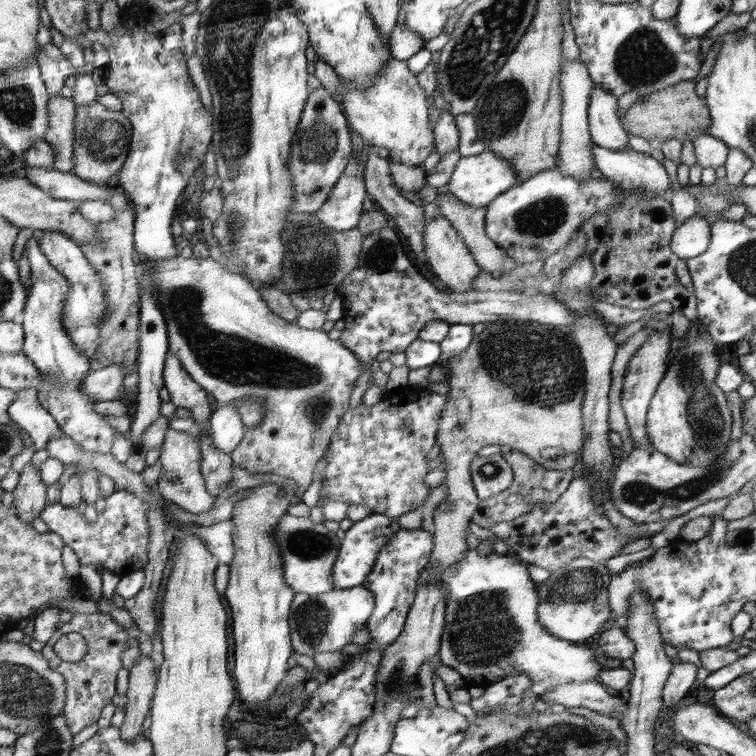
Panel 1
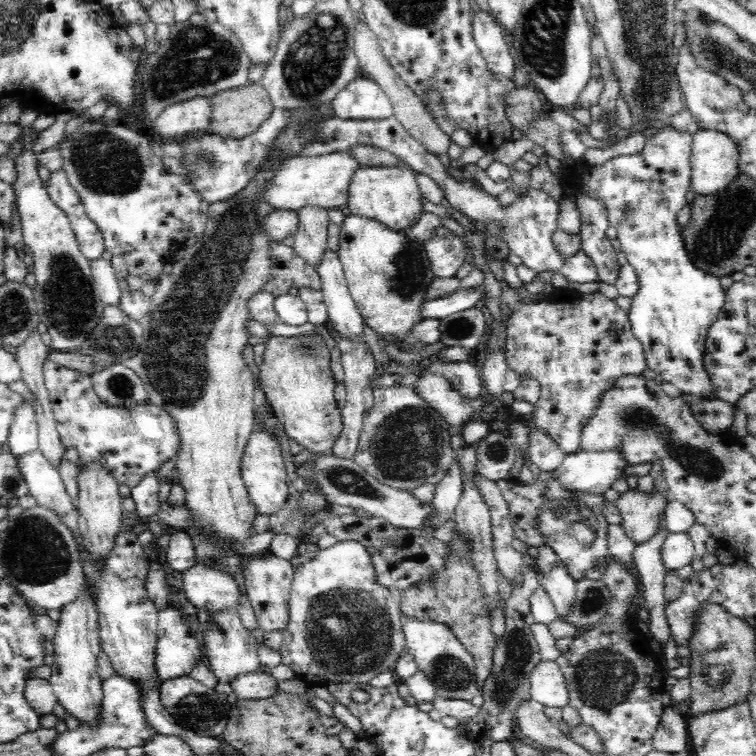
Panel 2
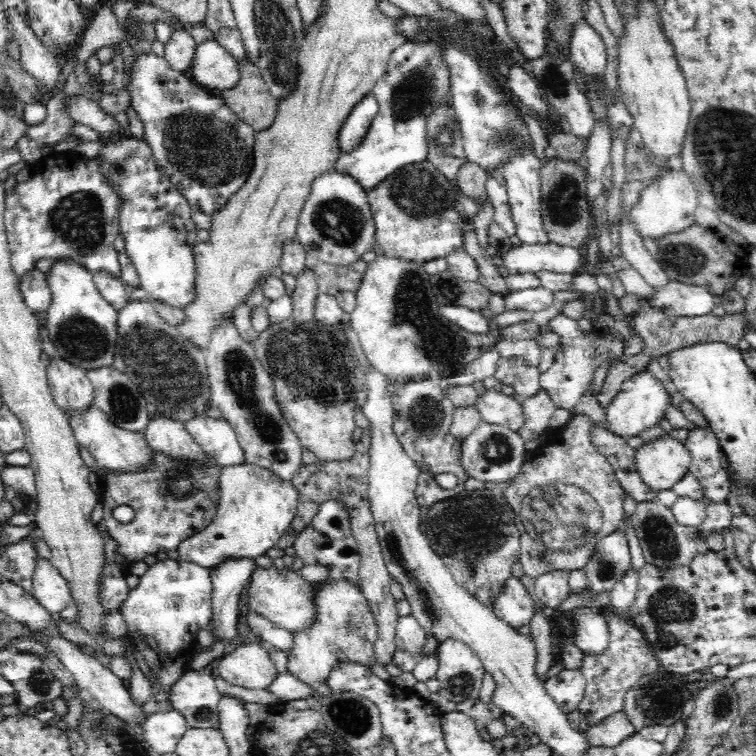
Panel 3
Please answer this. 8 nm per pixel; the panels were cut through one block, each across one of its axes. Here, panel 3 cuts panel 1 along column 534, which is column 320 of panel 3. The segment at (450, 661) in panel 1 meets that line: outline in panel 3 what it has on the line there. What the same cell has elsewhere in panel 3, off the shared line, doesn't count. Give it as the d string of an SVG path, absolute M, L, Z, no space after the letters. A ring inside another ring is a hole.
M326 578L316 582L309 600L315 608L314 622L293 634L293 644L287 653L287 671L326 695L330 693L329 672L336 666L349 662L370 667L378 663L373 647L379 638L379 624L360 585L346 579Z

